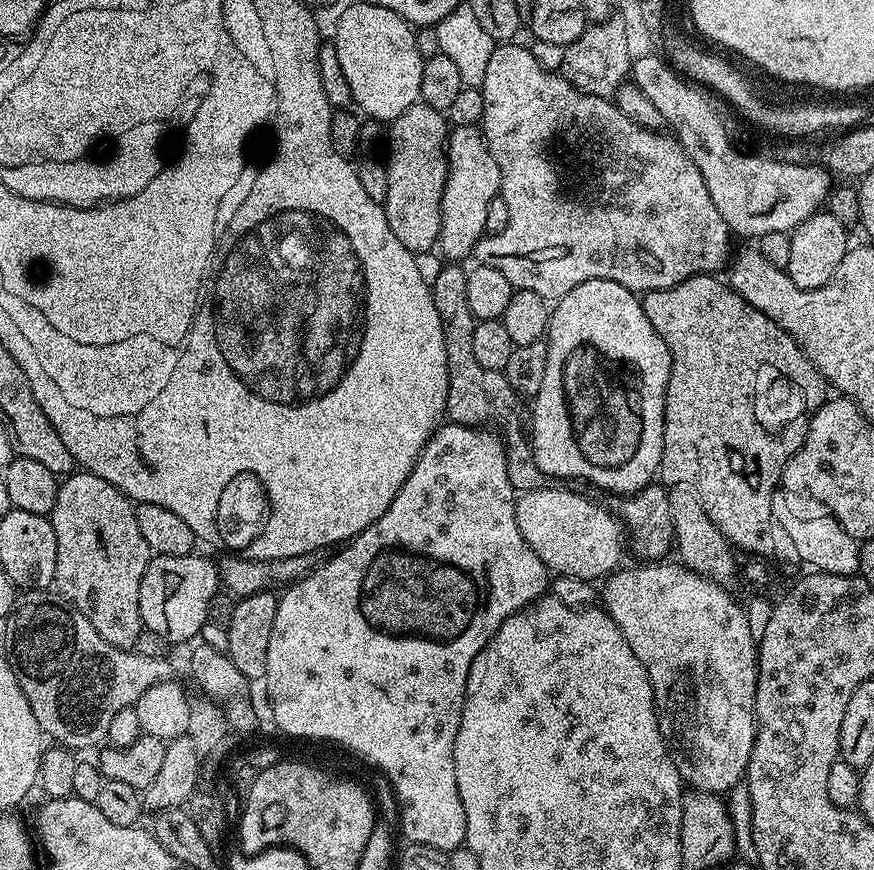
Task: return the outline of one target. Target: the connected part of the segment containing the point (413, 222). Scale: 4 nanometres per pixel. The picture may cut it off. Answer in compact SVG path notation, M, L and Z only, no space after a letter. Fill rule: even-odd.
M417 102L402 110L396 120L391 121L388 132L388 156L386 155L386 198L384 213L394 238L414 254L428 252L437 247L440 239L440 215L442 214L442 190L448 177L448 154L446 145L450 124L445 113L434 110L429 104Z

